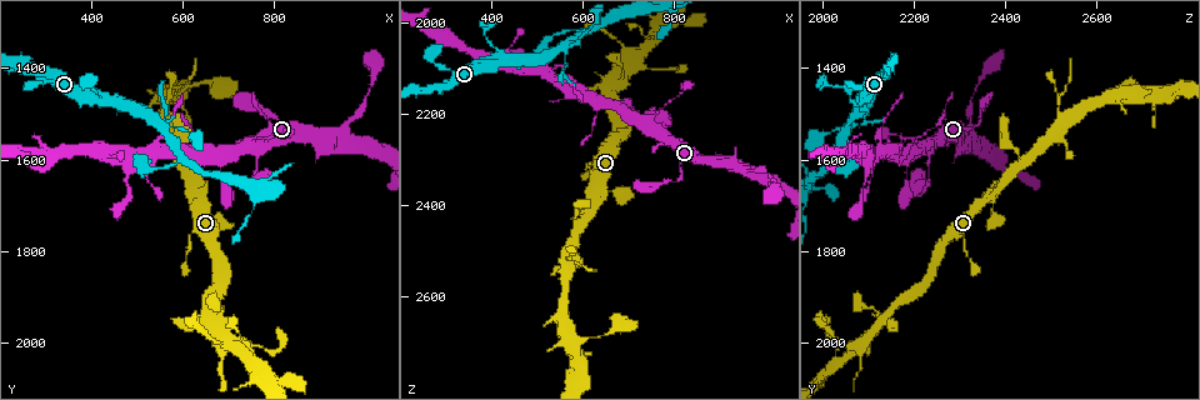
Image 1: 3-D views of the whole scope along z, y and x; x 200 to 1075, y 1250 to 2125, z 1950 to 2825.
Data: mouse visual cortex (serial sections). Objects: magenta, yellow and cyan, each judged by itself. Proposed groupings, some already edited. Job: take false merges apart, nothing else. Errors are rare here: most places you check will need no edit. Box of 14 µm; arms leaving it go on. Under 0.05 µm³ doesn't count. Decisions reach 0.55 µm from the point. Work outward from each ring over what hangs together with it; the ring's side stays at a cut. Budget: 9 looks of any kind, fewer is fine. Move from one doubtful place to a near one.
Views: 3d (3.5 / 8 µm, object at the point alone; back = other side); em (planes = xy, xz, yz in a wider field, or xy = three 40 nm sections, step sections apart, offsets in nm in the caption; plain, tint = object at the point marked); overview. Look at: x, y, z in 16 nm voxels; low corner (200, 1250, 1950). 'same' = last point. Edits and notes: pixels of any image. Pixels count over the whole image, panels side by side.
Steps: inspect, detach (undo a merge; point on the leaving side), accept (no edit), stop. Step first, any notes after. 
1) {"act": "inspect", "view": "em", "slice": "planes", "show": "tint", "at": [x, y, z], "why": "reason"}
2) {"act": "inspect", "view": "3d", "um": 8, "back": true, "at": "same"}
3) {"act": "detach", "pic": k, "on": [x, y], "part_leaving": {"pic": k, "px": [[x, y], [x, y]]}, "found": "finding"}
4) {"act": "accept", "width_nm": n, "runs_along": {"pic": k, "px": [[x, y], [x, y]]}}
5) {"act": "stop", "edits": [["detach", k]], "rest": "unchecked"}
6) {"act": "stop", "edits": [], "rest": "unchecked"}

{"act": "inspect", "view": "3d", "um": 8, "at": [705, 2000, 2080], "why": "four or more arms meet"}

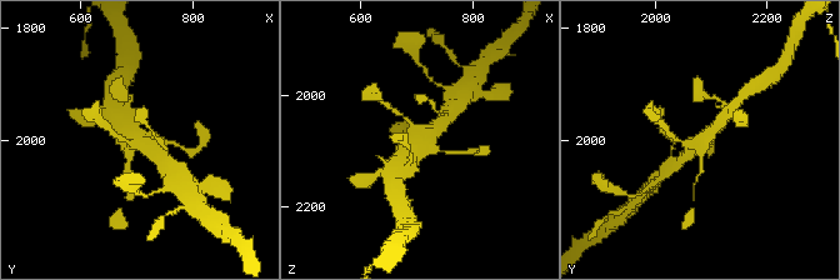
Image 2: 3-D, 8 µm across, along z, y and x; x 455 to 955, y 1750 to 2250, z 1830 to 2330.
{"act": "inspect", "view": "3d", "um": 3.5, "at": [700, 2005, 2080], "why": "zoom in"}

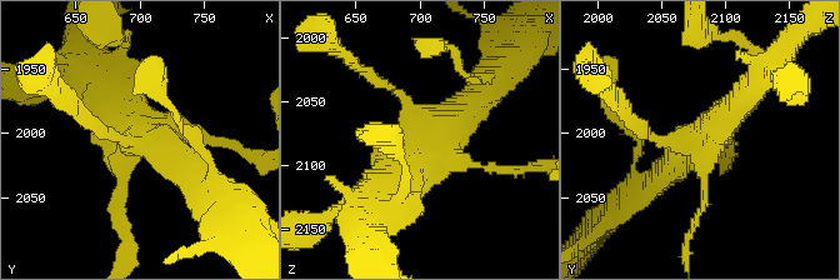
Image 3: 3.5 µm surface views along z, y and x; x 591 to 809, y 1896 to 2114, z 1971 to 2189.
{"act": "accept", "runs_along": {"pic": 3, "px": [[93, 85], [200, 178]]}, "found": "one cell here"}

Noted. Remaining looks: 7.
{"act": "inspect", "view": "3d", "um": 8, "at": [940, 1555, 2310], "why": "a fork"}

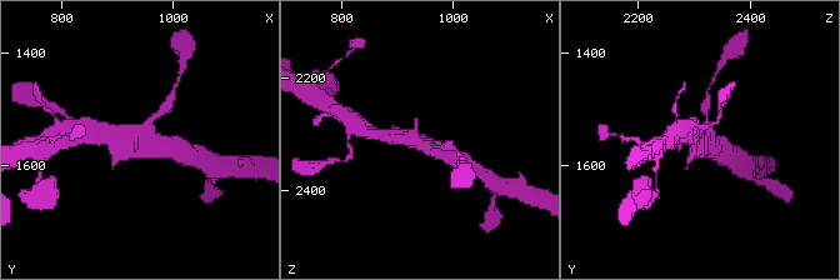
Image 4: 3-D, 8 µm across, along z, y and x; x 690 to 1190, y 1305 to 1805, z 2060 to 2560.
{"act": "inspect", "view": "3d", "um": 3.5, "at": [940, 1555, 2320], "why": "zoom in"}

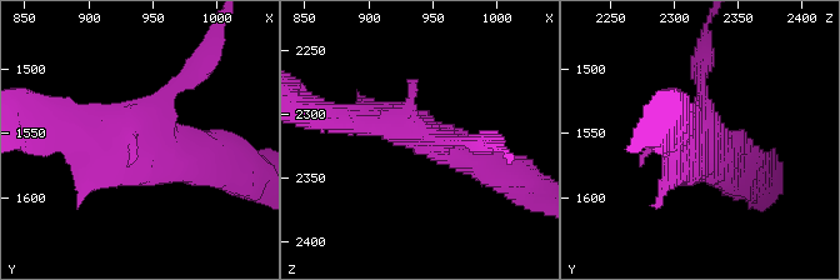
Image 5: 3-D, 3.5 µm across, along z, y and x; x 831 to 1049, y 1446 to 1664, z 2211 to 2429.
{"act": "inspect", "view": "em", "slice": "xy", "step": 3, "show": "tint", "at": [942, 1558, 2318], "why": "need the tissue"}

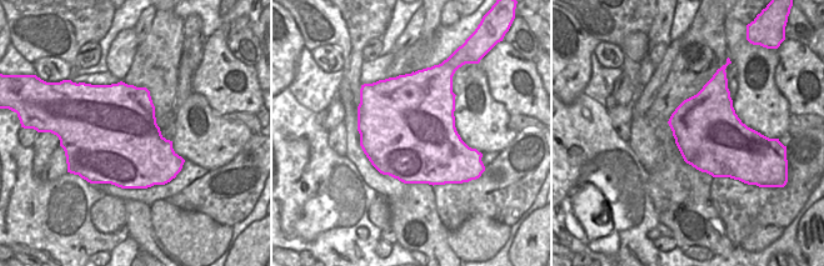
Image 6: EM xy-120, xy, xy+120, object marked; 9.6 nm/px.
{"act": "accept", "runs_along": {"pic": 5, "px": [[343, 119], [396, 121], [491, 164]]}, "found": "one cell here"}

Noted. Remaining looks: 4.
{"act": "inspect", "view": "3d", "um": 3.5, "at": [640, 1575, 2185], "why": "abrupt turn"}

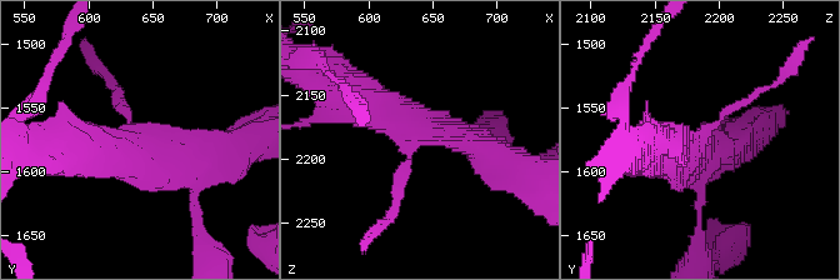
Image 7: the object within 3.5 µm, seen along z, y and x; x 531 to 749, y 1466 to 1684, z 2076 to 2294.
{"act": "inspect", "view": "em", "slice": "xy", "step": 5, "show": "tint", "at": [638, 1574, 2184]}

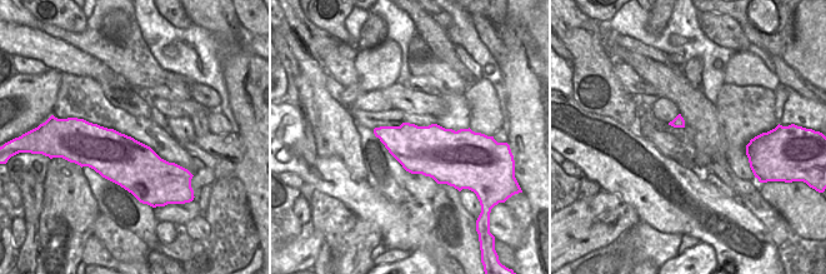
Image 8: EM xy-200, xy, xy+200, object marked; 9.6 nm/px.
{"act": "accept", "runs_along": {"pic": 7, "px": [[208, 151], [143, 151], [116, 90]]}, "found": "continuous, no second cell"}

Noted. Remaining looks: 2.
{"act": "inspect", "view": "3d", "um": 3.5, "back": true, "at": [425, 1465, 2080], "why": "small branch off a trunk"}

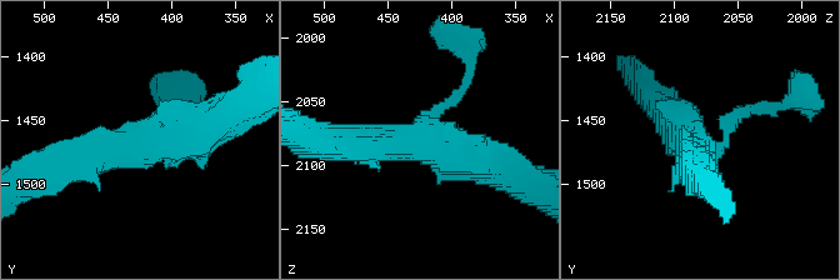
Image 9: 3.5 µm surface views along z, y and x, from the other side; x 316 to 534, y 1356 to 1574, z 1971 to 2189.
{"act": "inspect", "view": "em", "slice": "xy", "step": 1, "show": "tint", "at": [430, 1468, 2082], "arms": 3, "arm_widths_nm": [150, 450, 500], "why": "need the tissue"}

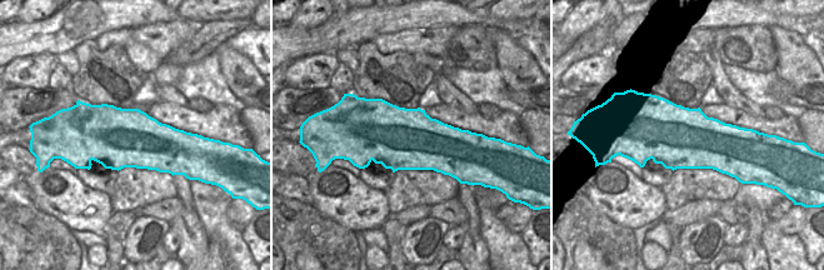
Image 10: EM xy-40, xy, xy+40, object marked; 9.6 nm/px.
{"act": "accept", "found": "continuous, no second cell"}

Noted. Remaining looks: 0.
{"act": "stop", "edits": [], "rest": "unchecked"}

